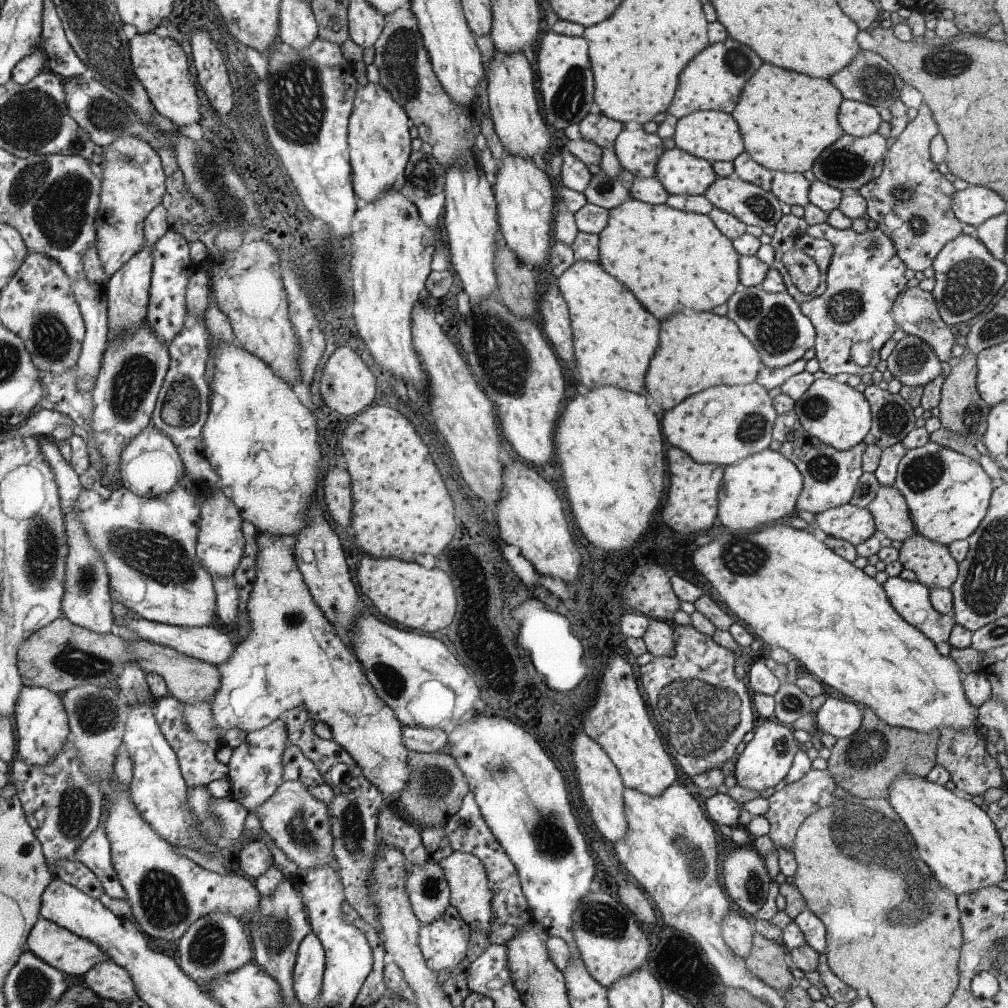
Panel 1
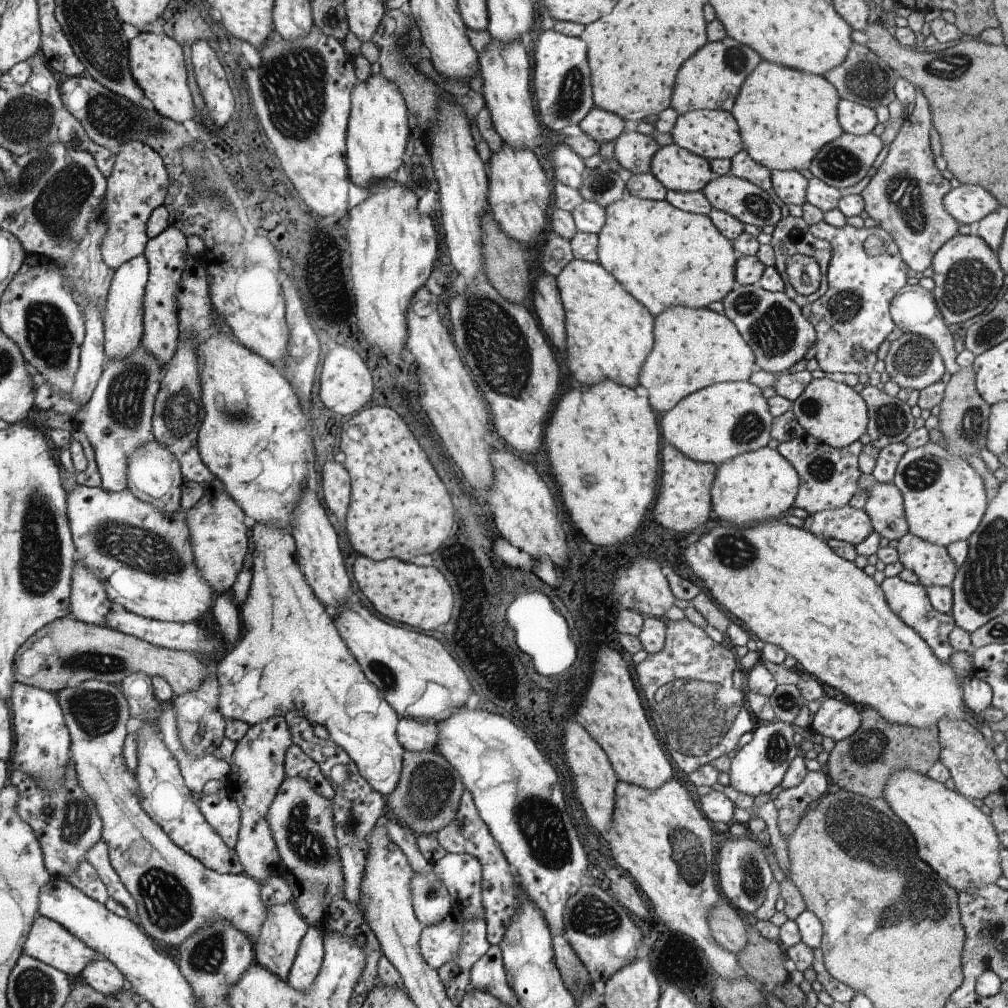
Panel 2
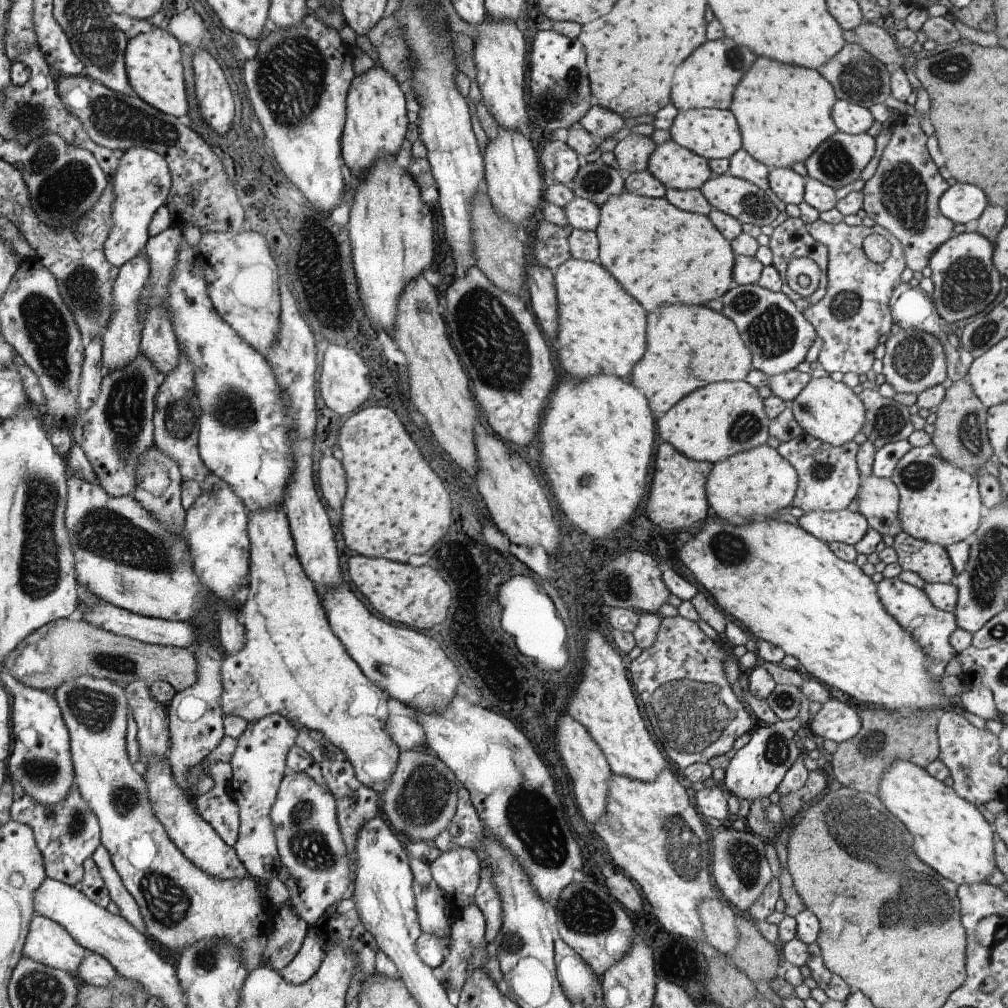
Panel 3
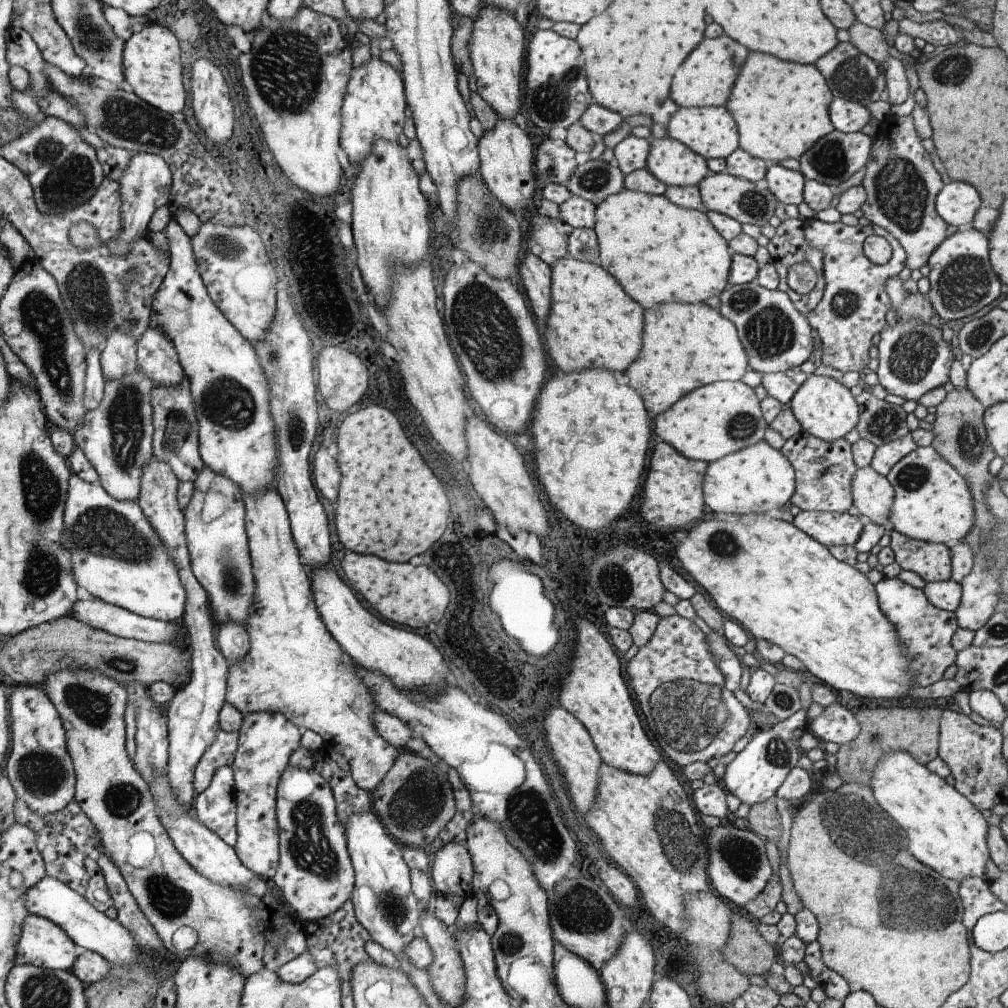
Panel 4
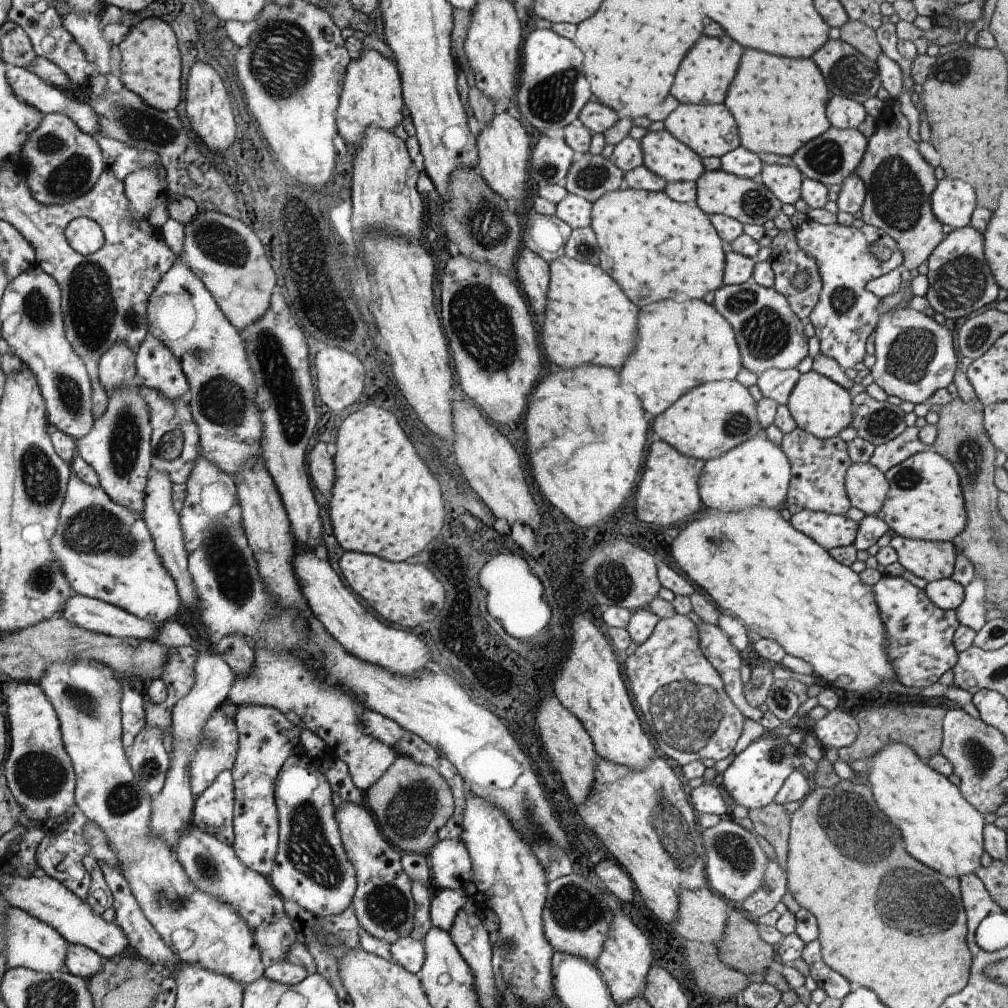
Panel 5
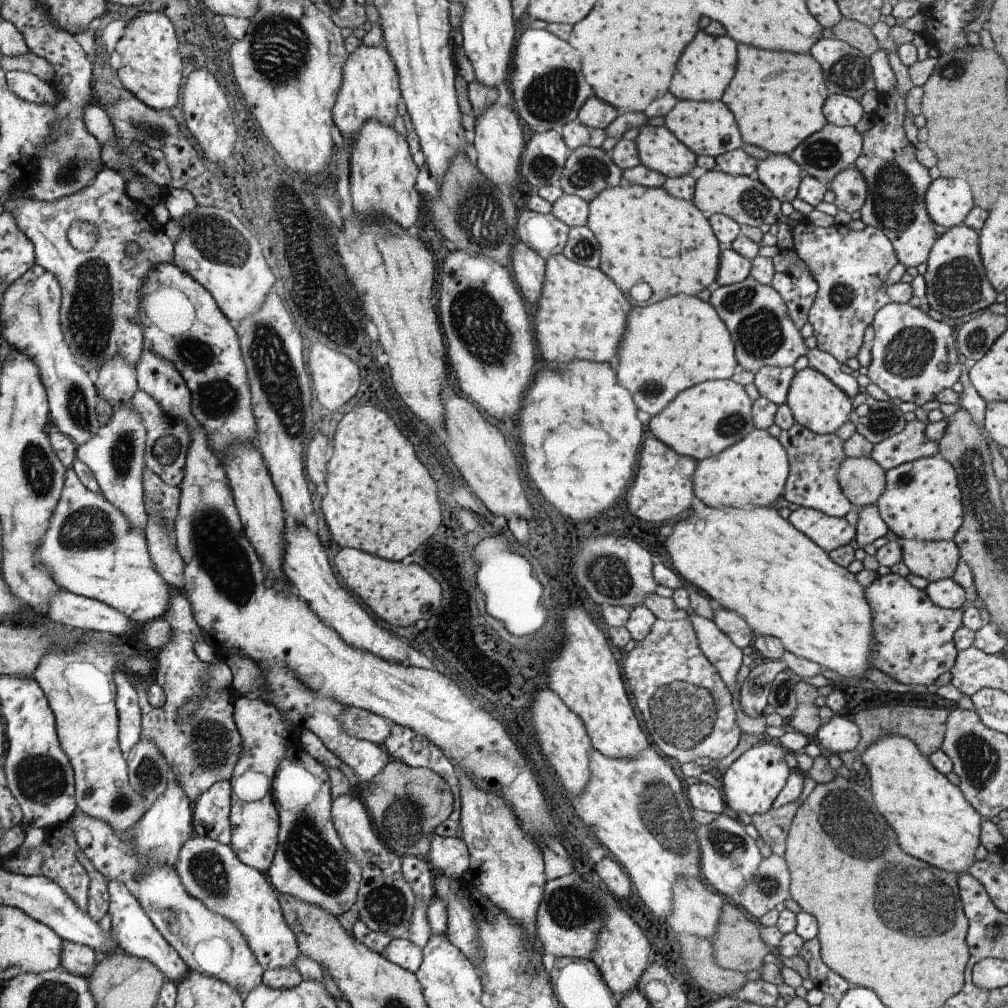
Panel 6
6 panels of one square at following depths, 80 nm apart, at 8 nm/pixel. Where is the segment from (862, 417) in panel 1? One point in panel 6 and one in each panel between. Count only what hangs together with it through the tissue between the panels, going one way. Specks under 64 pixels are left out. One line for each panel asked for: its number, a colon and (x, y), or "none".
2: (833, 413)
3: (829, 411)
4: (825, 408)
5: (819, 406)
6: (817, 404)

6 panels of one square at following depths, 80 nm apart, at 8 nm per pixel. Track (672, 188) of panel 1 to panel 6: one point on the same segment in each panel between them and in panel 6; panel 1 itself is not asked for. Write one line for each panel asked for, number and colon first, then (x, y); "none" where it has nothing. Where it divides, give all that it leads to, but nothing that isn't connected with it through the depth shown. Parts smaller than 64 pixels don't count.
2: (677, 169)
3: (676, 167)
4: (671, 161)
5: (671, 160)
6: (659, 150)

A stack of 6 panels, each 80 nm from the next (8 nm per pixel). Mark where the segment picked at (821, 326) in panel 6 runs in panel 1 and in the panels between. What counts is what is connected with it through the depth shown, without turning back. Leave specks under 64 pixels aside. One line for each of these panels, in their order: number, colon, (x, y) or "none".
1: (865, 276)
2: (854, 313)
3: (853, 313)
4: (853, 308)
5: (846, 314)

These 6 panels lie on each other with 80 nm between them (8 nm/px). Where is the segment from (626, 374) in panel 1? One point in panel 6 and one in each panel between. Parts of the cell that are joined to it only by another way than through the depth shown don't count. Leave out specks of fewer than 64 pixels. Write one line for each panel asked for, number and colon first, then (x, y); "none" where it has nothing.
2: (609, 334)
3: (602, 328)
4: (593, 323)
5: (589, 320)
6: (582, 315)

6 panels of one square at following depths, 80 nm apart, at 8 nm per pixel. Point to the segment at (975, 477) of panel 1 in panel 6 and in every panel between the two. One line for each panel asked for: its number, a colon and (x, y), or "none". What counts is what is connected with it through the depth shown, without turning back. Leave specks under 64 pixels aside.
2: (944, 500)
3: (939, 503)
4: (932, 502)
5: (925, 502)
6: (922, 500)

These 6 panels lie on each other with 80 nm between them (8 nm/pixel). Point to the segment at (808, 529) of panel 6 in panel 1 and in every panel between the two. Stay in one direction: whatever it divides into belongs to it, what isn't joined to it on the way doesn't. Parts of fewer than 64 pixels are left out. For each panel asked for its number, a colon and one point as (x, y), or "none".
1: (848, 522)
2: (848, 524)
3: (845, 526)
4: (830, 529)
5: (831, 531)

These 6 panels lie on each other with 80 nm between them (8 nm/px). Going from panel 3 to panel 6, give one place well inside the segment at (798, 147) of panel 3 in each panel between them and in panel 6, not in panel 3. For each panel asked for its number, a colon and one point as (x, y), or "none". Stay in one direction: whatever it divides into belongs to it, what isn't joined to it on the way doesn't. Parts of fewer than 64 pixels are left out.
4: (781, 108)
5: (779, 104)
6: (777, 98)

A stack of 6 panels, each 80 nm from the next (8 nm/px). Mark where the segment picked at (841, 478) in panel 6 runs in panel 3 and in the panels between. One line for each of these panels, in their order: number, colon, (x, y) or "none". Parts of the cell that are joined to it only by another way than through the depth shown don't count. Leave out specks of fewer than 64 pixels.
3: (878, 498)
4: (873, 495)
5: (867, 487)

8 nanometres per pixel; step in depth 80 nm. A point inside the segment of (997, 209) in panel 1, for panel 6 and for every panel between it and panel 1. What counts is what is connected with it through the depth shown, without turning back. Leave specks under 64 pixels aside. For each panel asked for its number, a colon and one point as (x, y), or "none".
2: (968, 203)
3: (962, 202)
4: (956, 203)
5: (954, 200)
6: (948, 201)

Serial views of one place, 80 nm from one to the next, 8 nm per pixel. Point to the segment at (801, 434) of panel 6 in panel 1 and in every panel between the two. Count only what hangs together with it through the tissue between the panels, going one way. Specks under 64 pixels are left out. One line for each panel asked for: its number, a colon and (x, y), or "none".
1: (830, 476)
2: (829, 477)
3: (828, 477)
4: (823, 470)
5: (818, 466)

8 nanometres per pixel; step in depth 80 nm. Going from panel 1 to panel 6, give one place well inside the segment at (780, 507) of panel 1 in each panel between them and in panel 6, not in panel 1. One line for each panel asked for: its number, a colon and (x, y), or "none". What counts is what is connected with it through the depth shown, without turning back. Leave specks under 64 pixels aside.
2: (761, 485)
3: (755, 483)
4: (758, 478)
5: (757, 473)
6: (753, 472)

